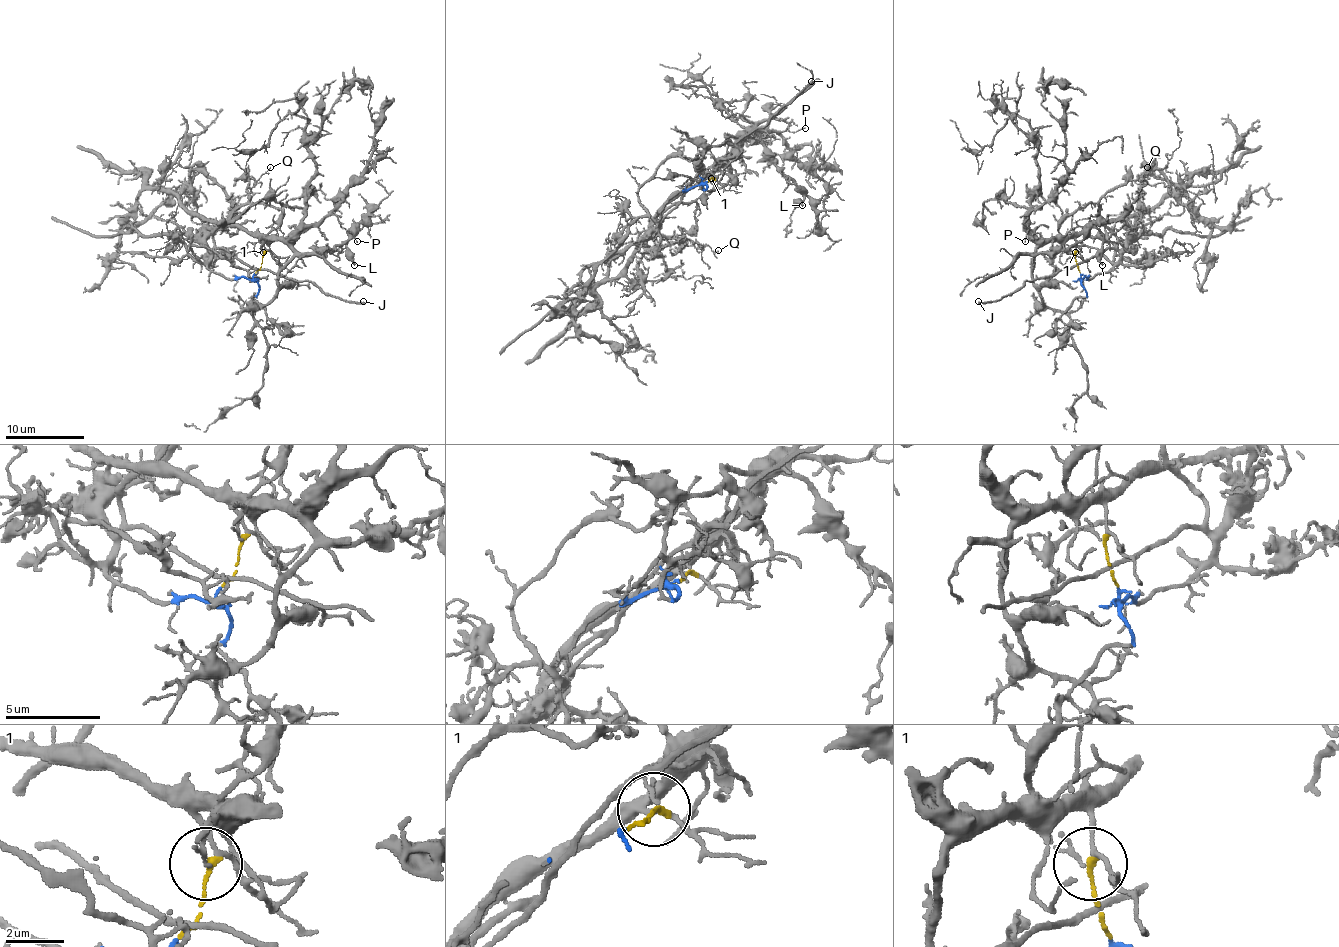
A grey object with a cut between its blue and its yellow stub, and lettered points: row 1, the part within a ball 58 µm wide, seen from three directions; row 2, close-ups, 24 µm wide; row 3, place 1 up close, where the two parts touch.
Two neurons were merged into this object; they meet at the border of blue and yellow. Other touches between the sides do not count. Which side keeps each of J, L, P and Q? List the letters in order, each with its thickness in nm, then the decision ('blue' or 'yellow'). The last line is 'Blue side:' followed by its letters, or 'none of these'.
J: calibre 200 nm; blue
L: calibre 260 nm; yellow
P: calibre 100 nm; yellow
Q: calibre 70 nm; blue
Blue side: J, Q

